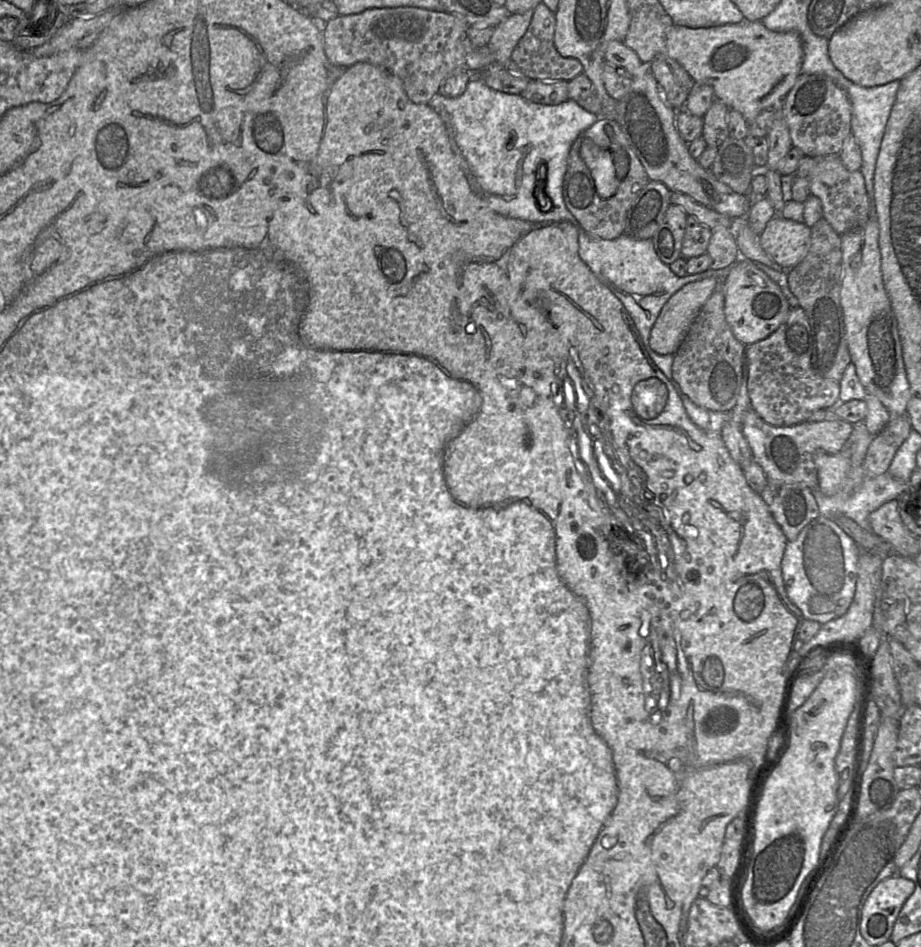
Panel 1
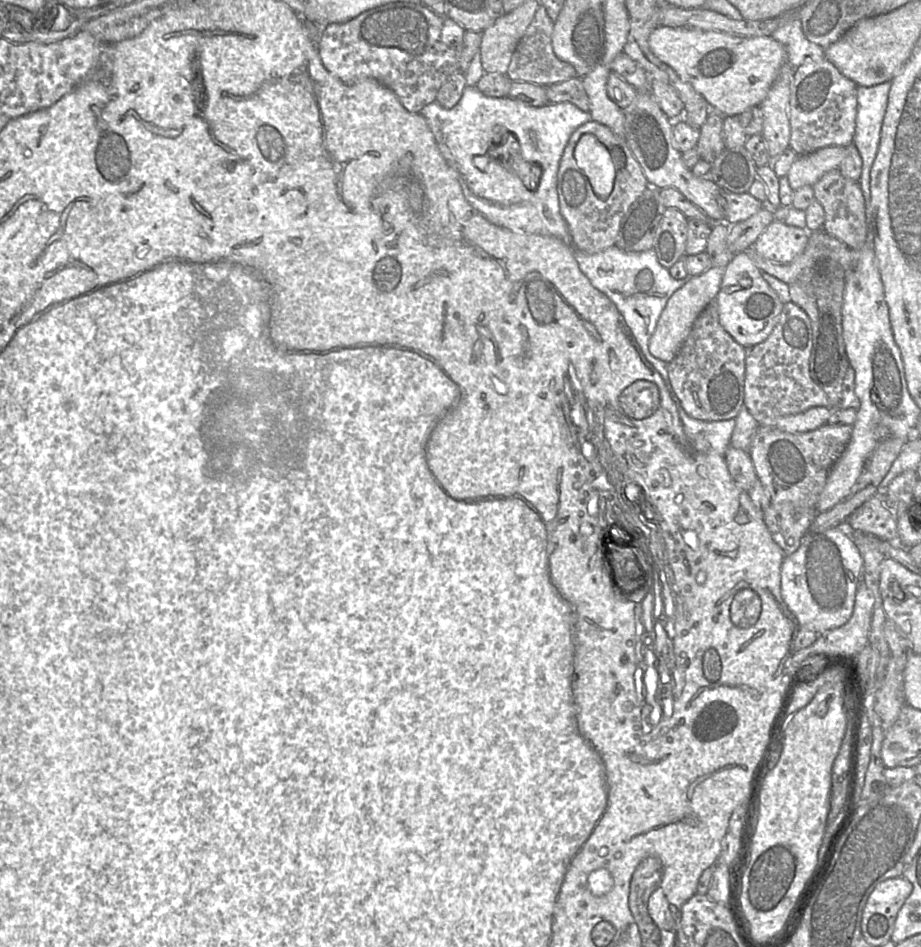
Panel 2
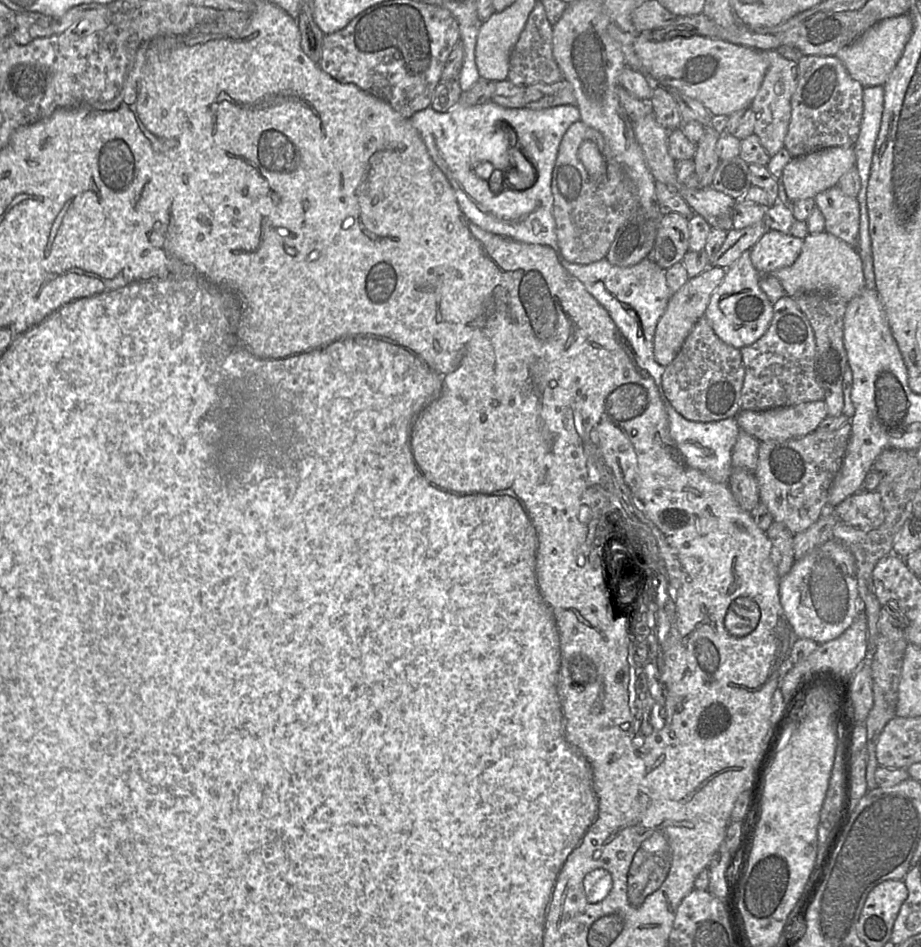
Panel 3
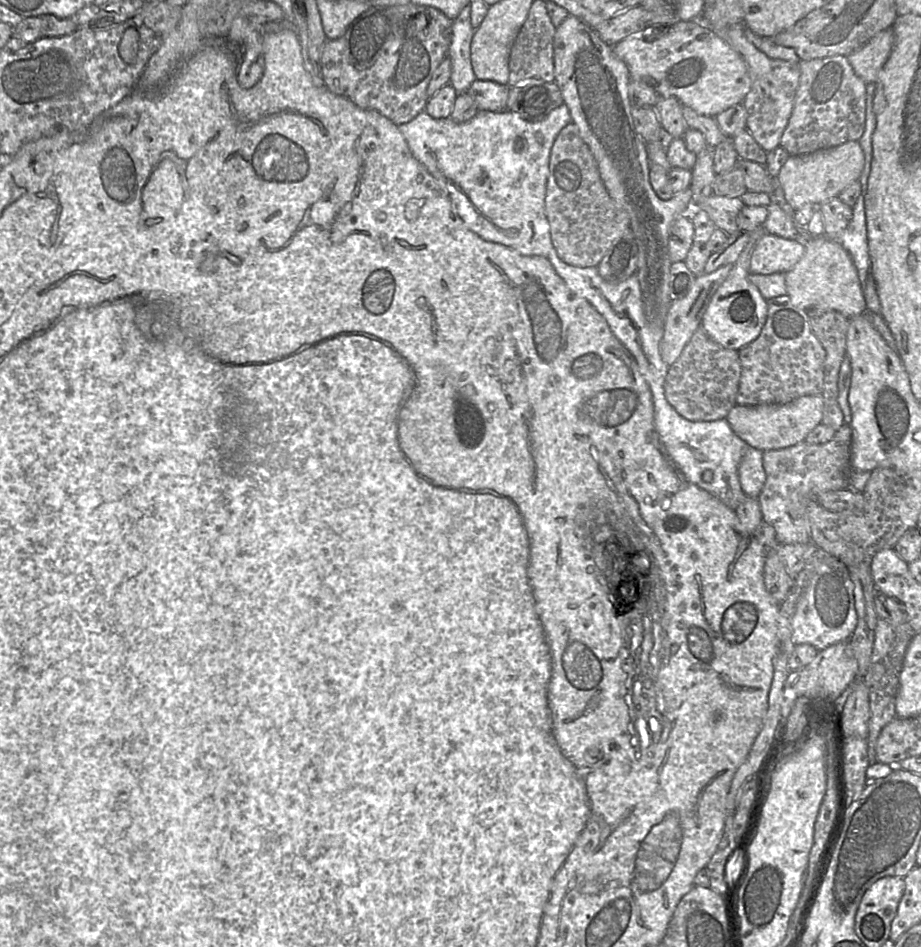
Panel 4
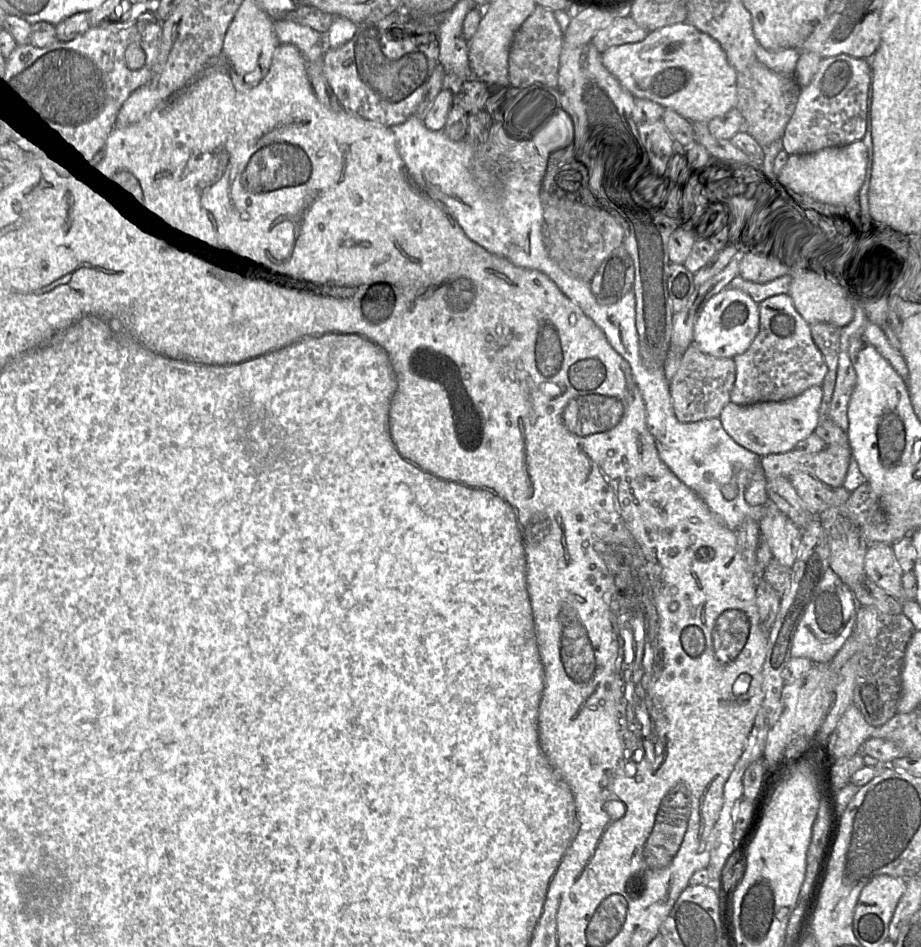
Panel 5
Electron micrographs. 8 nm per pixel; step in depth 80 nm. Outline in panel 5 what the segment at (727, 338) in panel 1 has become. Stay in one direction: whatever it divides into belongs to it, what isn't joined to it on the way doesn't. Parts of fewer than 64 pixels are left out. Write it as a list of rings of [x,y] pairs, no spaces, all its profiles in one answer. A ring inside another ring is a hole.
[[[691,343],[684,352],[680,366],[669,385],[675,416],[679,422],[691,423],[718,418],[722,409],[730,402],[730,393],[736,377],[733,358],[717,358],[702,352]]]

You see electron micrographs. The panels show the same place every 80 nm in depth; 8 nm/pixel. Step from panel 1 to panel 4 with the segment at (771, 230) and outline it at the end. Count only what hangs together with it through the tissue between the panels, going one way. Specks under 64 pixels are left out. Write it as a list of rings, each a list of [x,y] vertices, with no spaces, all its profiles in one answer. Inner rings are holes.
[[[766,232],[751,253],[750,273],[786,273],[799,262],[804,251],[803,243]]]

